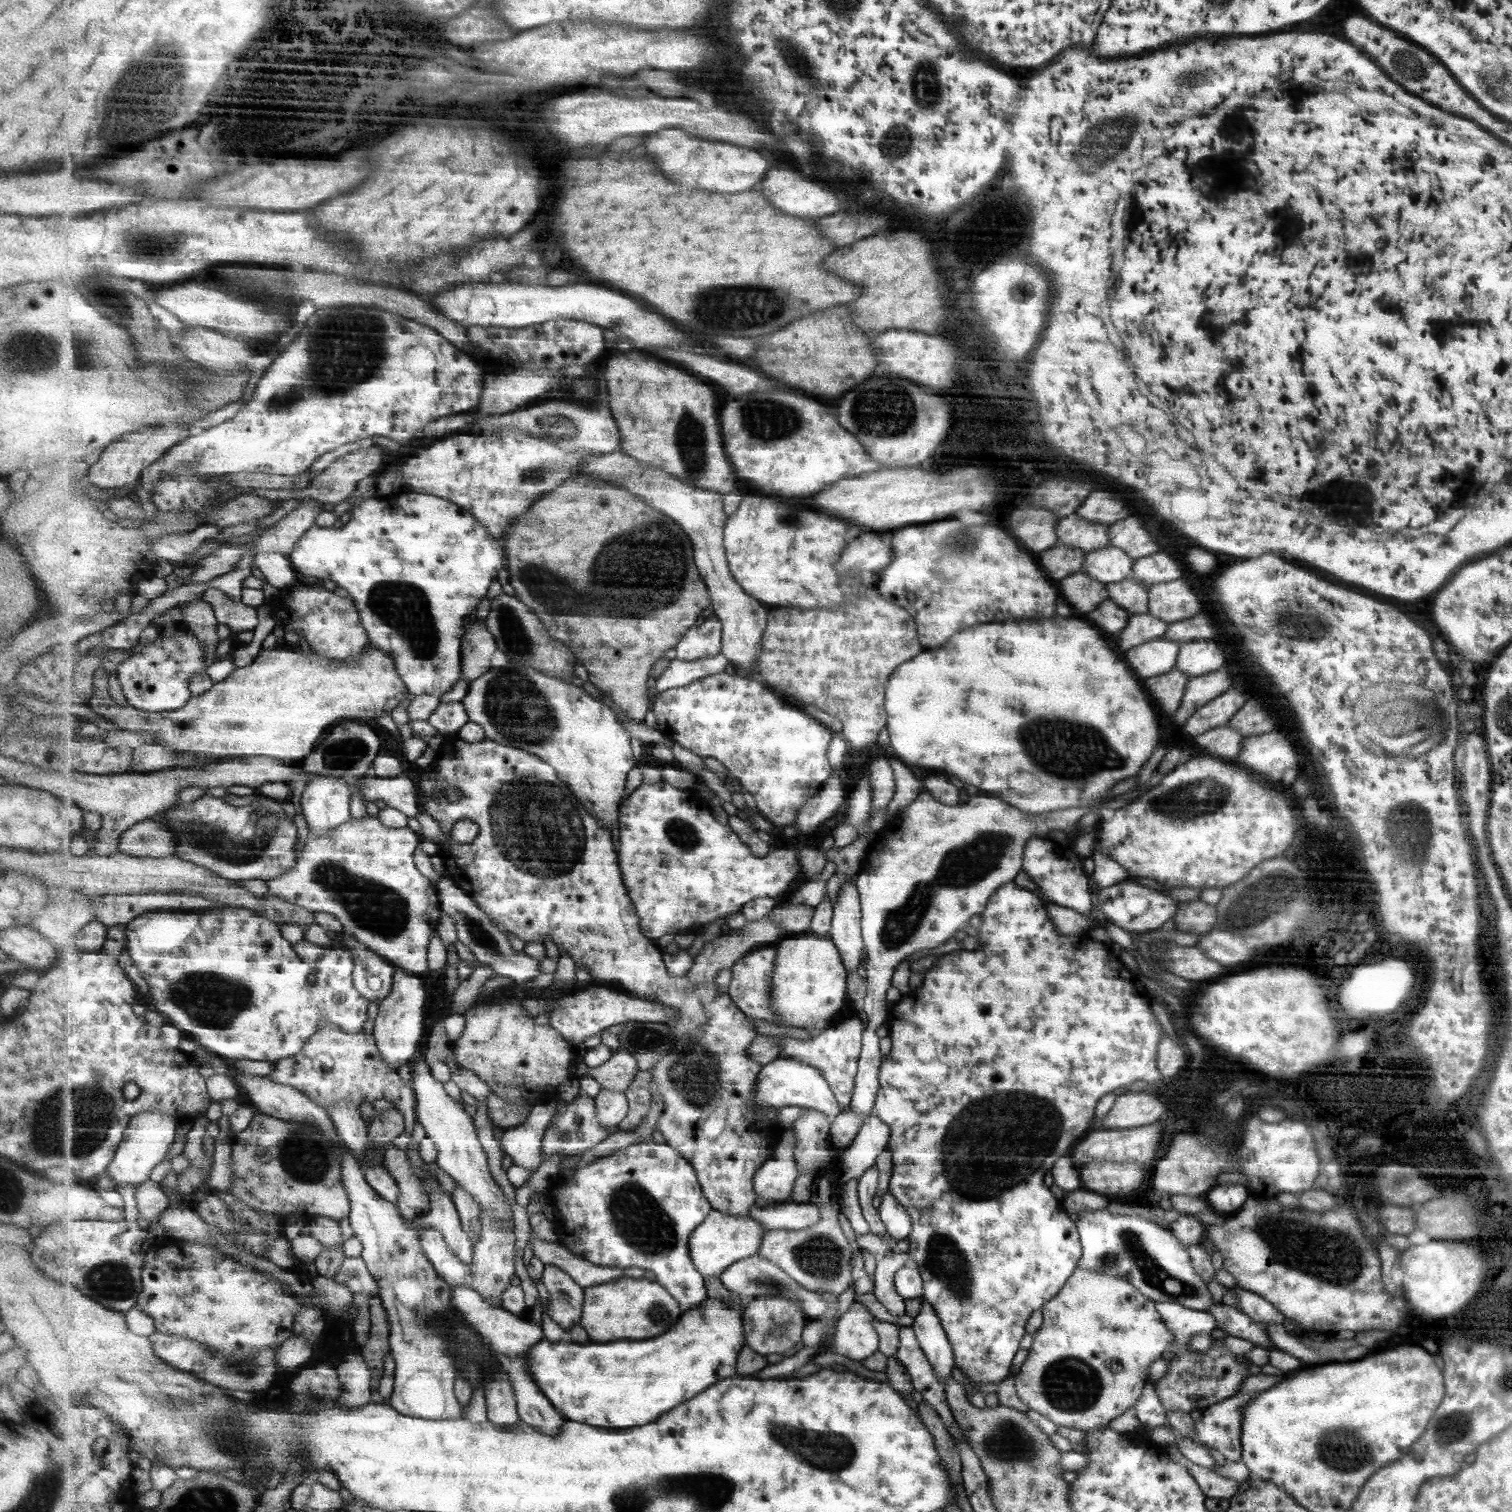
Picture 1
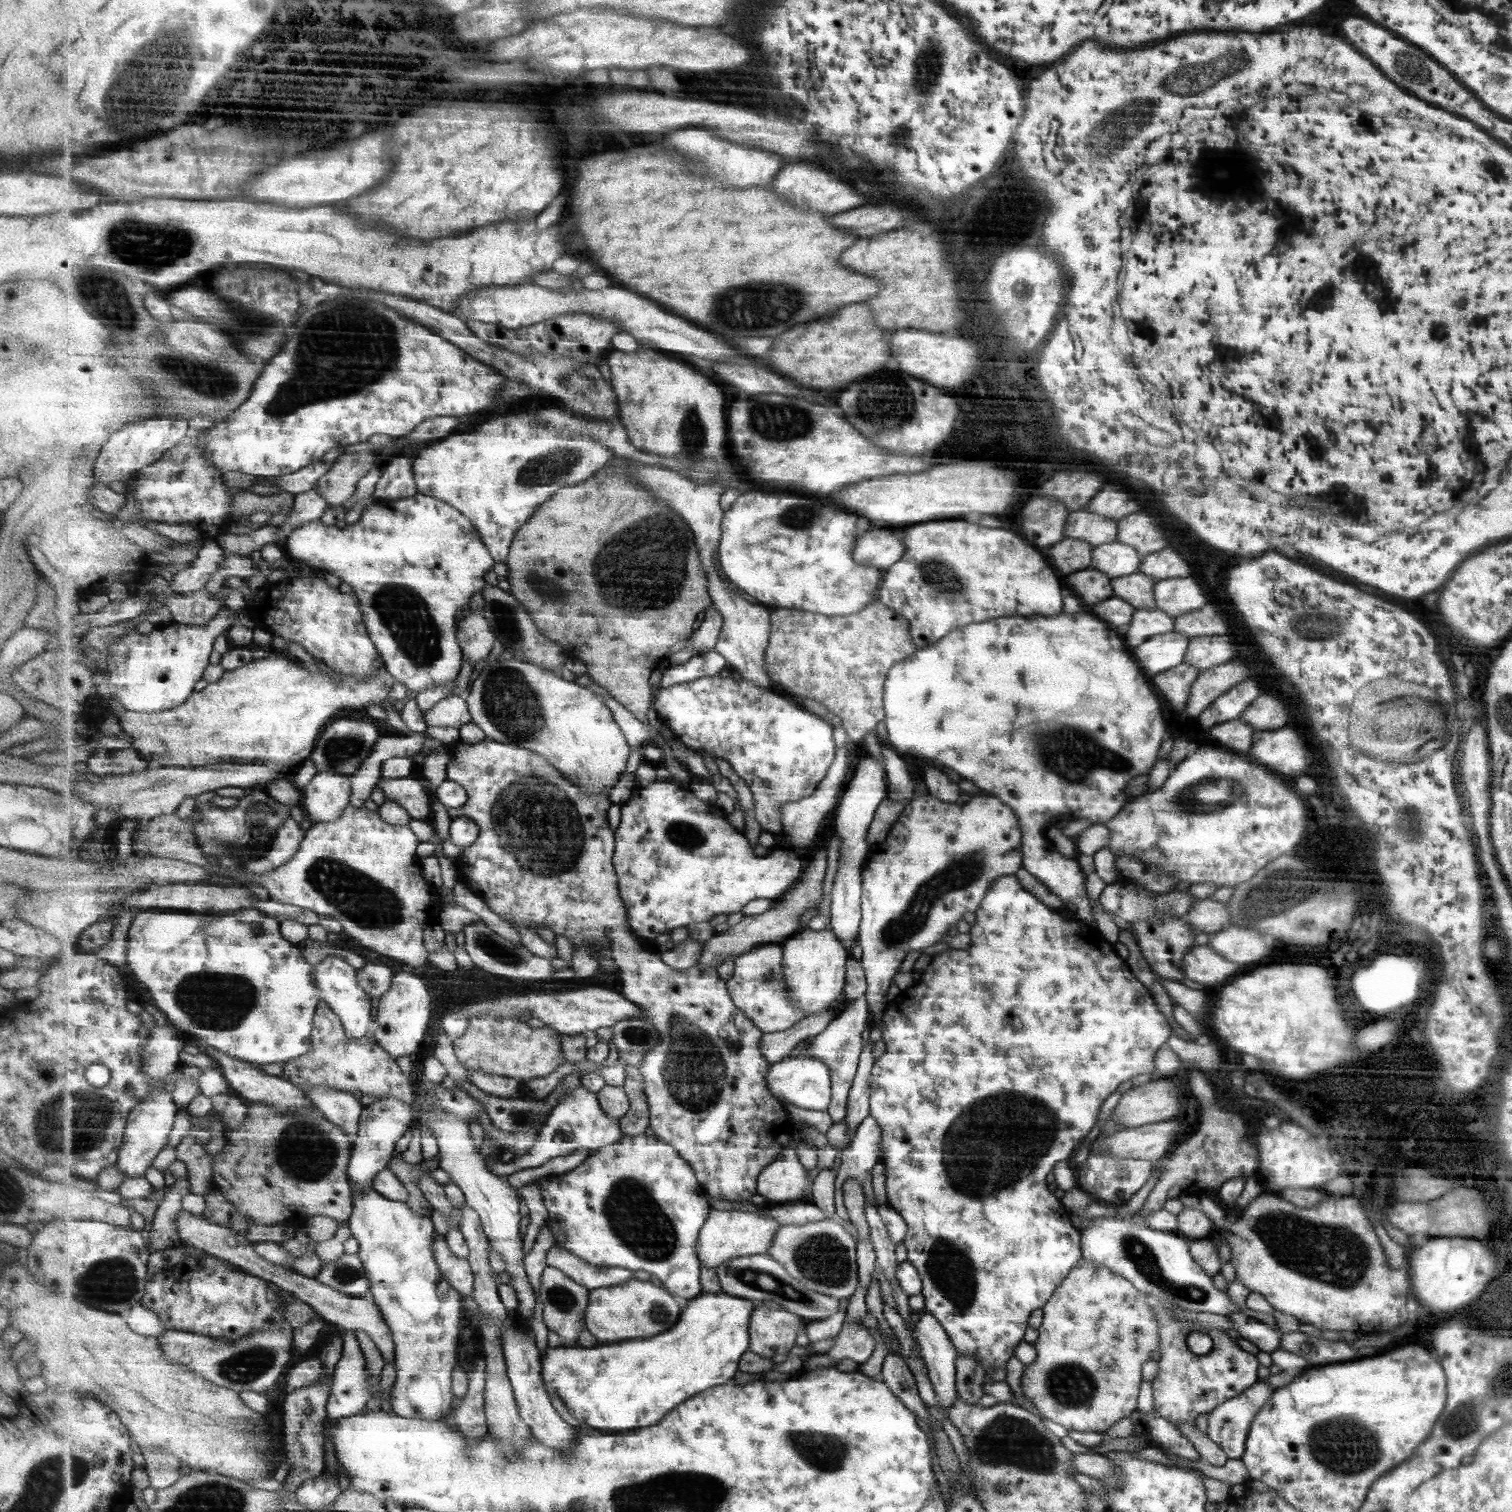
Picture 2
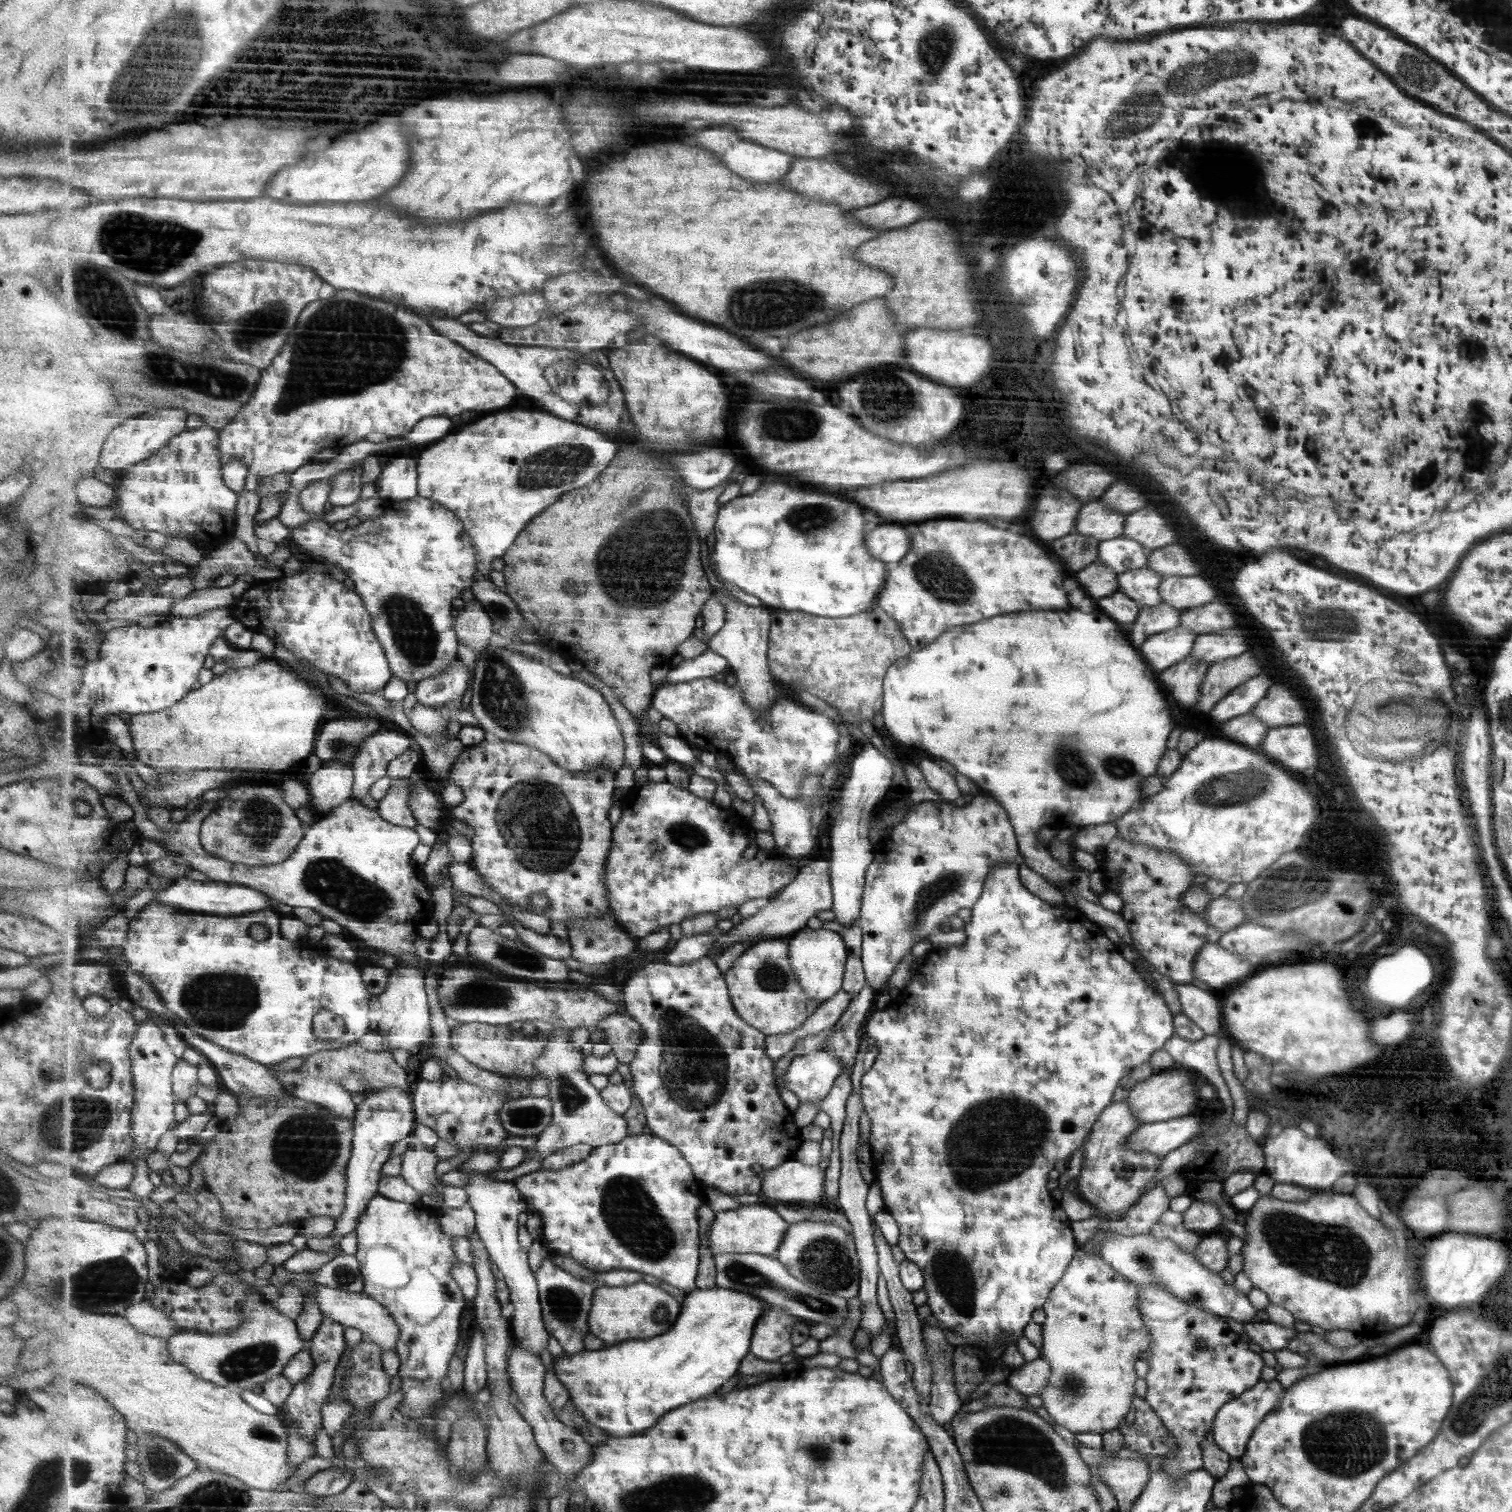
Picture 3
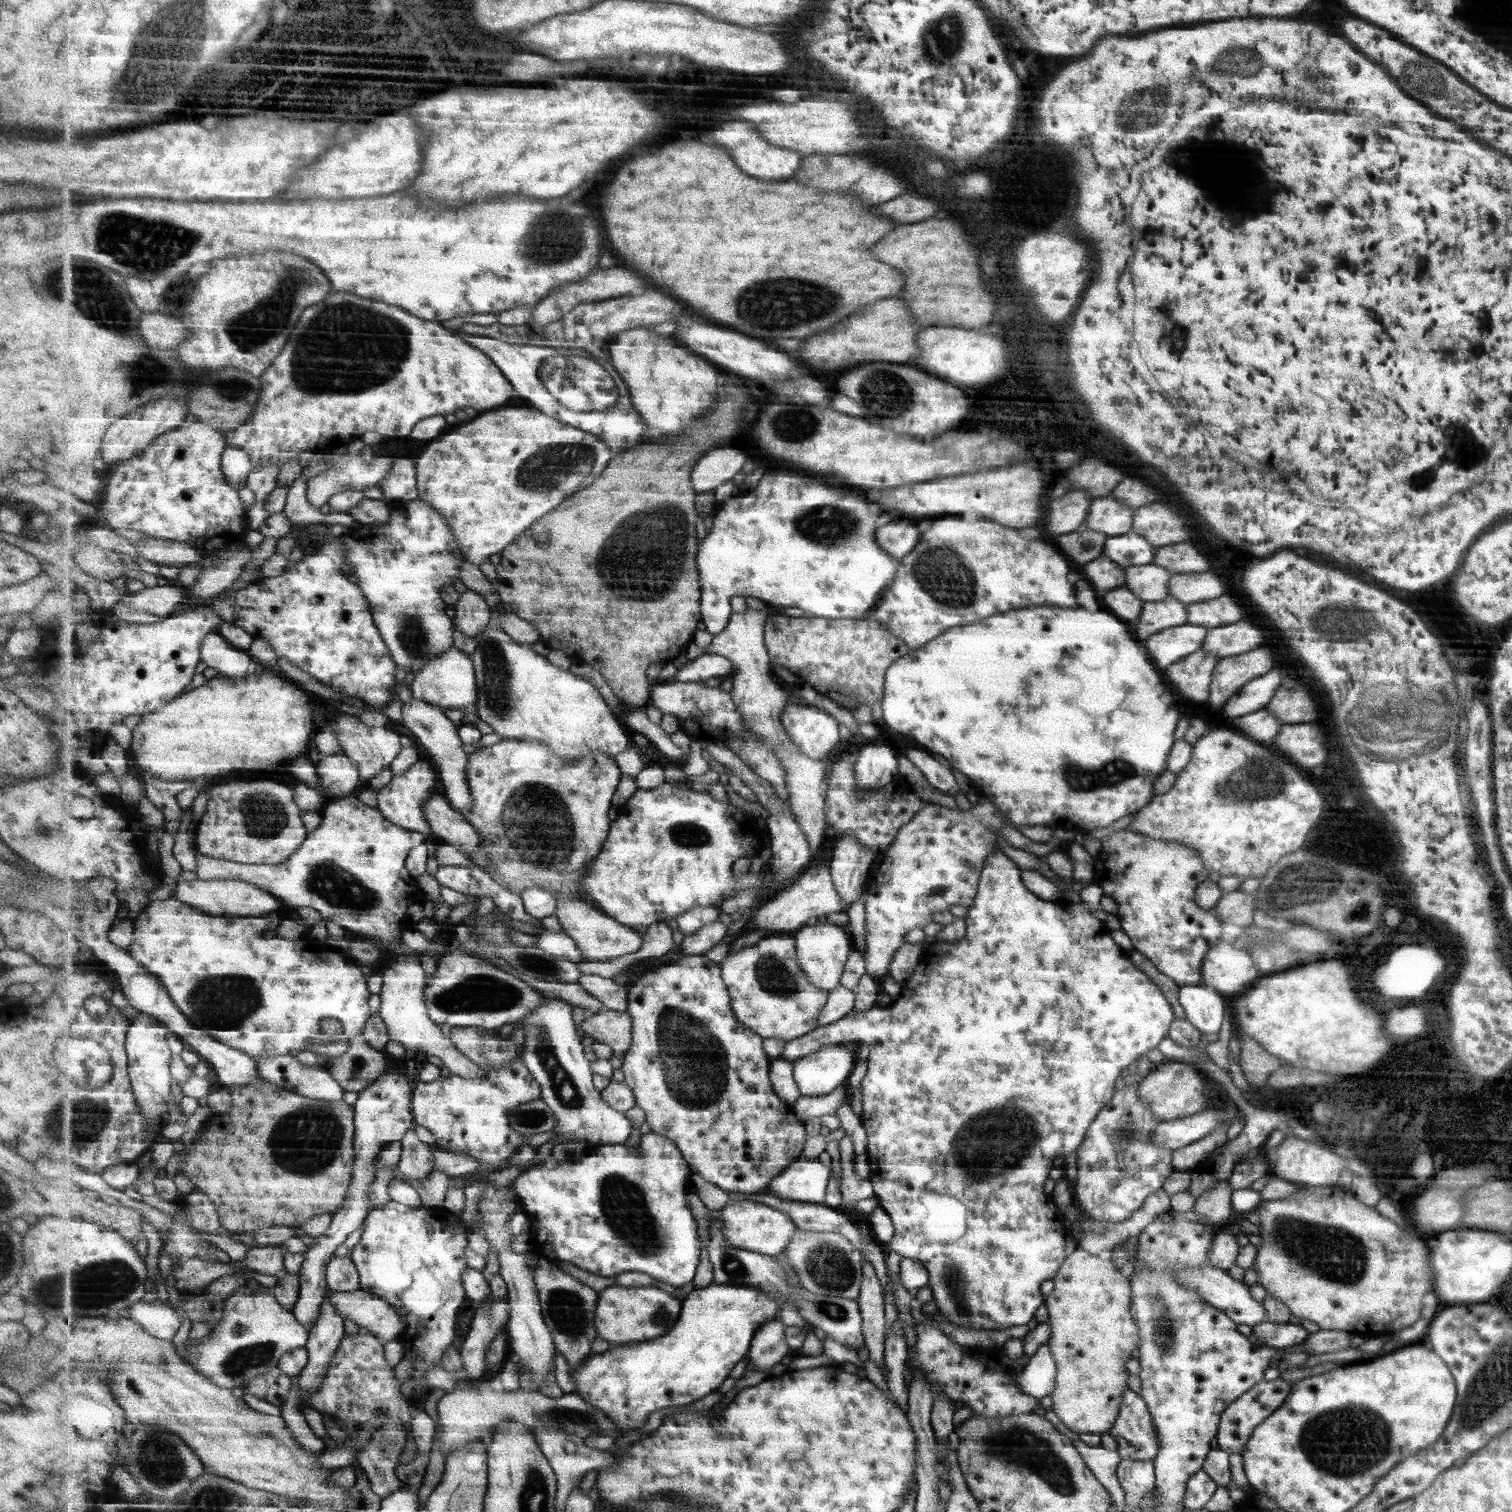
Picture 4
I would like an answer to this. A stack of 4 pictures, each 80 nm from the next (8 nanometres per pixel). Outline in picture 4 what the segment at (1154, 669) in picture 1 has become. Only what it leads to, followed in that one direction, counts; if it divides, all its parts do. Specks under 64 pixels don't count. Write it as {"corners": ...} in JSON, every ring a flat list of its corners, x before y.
{"corners":[[1185,623,1156,632,1143,643,1155,666,1164,669,1199,649,1206,630,1202,626]]}

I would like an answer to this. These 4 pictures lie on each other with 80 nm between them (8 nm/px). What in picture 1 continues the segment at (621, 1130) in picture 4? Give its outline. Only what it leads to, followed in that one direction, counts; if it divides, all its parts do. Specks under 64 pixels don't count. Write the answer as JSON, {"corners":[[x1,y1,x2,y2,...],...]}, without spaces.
{"corners":[[580,1094,569,1104,565,1113,555,1115,546,1130,545,1156,562,1152,563,1155,582,1155,589,1147,609,1138,609,1130,598,1119,595,1099,589,1094]]}

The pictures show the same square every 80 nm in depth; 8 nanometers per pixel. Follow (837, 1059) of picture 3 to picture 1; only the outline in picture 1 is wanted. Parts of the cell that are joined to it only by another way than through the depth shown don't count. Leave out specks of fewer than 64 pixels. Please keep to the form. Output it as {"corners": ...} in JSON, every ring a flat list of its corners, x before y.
{"corners":[[780,1058,763,1066,759,1072,757,1087,755,1087,755,1098,753,1105,757,1111,779,1111,787,1106,796,1106,800,1108,811,1108,817,1112,825,1113,828,1117,834,1119,844,1110,839,1106,839,1100,831,1090,823,1073,811,1065,805,1065,799,1061,793,1061,786,1058]]}

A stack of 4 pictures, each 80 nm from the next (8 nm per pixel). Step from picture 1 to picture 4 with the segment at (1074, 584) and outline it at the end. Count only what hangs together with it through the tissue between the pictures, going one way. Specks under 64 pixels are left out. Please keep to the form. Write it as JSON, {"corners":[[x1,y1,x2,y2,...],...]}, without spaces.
{"corners":[[1101,554,1097,559,1080,567,1081,575,1087,579,1092,591,1100,599,1109,590,1124,584,1126,572]]}

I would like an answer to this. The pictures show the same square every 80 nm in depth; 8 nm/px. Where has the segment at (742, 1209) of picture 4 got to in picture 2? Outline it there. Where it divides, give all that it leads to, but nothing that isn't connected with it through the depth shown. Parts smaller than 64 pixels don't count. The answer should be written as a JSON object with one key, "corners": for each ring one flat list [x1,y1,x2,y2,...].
{"corners":[[712,1209,706,1223,700,1230,698,1243,696,1244,702,1268,717,1270,722,1264,738,1259,740,1256,767,1253,779,1227,781,1226,777,1219,764,1212]]}

